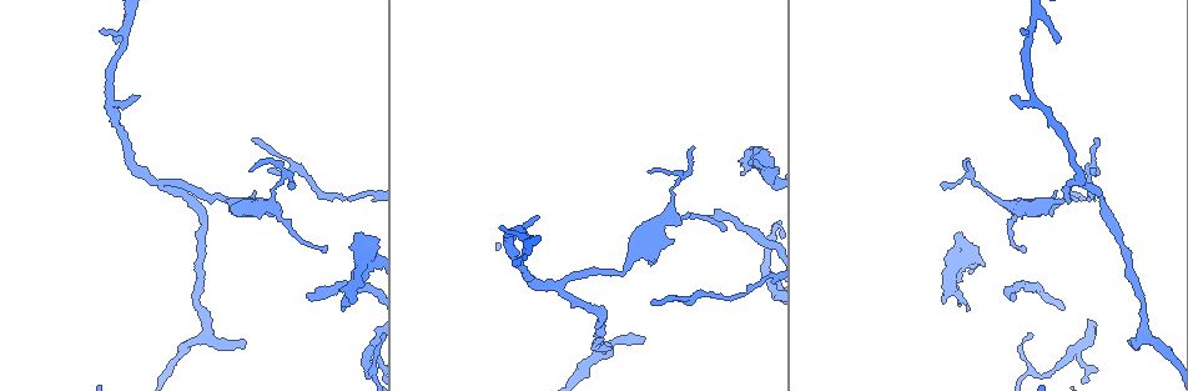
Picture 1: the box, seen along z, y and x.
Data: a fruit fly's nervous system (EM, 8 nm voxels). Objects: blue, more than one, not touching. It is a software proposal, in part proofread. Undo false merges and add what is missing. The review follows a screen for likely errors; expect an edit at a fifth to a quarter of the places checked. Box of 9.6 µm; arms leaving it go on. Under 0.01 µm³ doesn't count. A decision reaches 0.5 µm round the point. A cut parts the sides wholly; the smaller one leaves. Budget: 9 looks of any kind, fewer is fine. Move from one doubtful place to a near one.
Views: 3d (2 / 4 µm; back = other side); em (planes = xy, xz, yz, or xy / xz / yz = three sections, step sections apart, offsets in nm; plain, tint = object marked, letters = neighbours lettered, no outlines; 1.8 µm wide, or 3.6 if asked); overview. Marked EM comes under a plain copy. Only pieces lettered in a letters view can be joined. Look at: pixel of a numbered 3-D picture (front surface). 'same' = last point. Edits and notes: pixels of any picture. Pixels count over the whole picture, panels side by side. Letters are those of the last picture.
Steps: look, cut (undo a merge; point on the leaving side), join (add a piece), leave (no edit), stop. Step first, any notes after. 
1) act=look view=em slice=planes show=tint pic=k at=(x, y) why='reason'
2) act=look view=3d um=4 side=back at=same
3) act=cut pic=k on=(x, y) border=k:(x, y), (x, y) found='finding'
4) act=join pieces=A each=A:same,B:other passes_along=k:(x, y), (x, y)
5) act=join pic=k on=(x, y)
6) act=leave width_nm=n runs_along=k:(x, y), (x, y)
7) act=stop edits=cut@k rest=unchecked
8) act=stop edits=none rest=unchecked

act=look view=em um=3.6 slice=yz step=4 show=tint pic=1 at=(362, 234) why='free end'

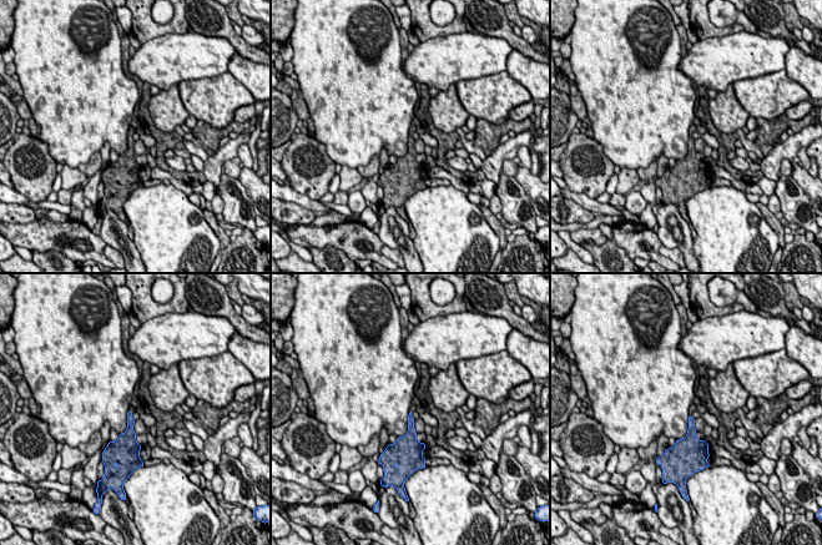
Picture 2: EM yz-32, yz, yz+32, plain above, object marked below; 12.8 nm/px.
act=look view=em um=3.6 slice=xz step=8 show=letters at=same

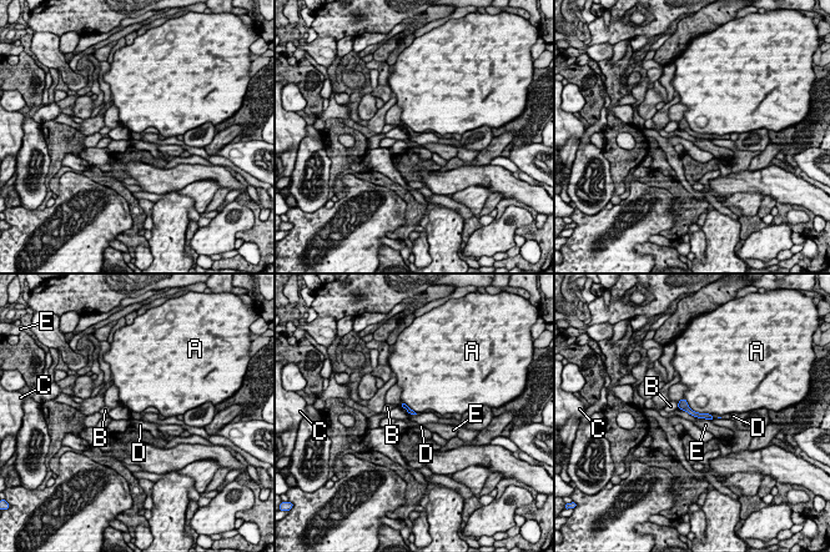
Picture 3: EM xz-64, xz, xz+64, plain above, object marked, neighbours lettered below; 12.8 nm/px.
act=leave each=A:other,B:other,C:other,D:other,E:other runs_along=3:(682, 402), (692, 412), (707, 416) found='none of them fits'

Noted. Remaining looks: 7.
act=look view=3d um=2 side=back pic=1 at=(343, 310) why='free end'

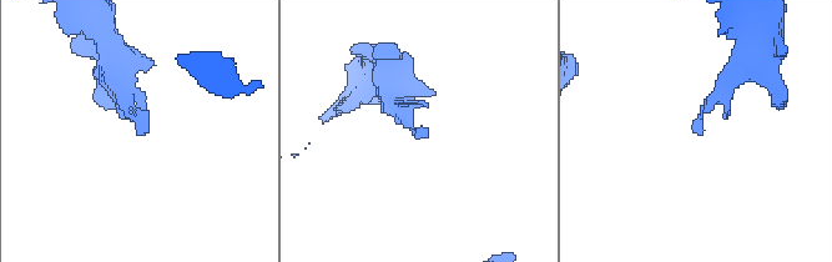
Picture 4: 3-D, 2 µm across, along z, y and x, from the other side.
act=look view=em slice=planes show=tint pic=4 at=(143, 133)

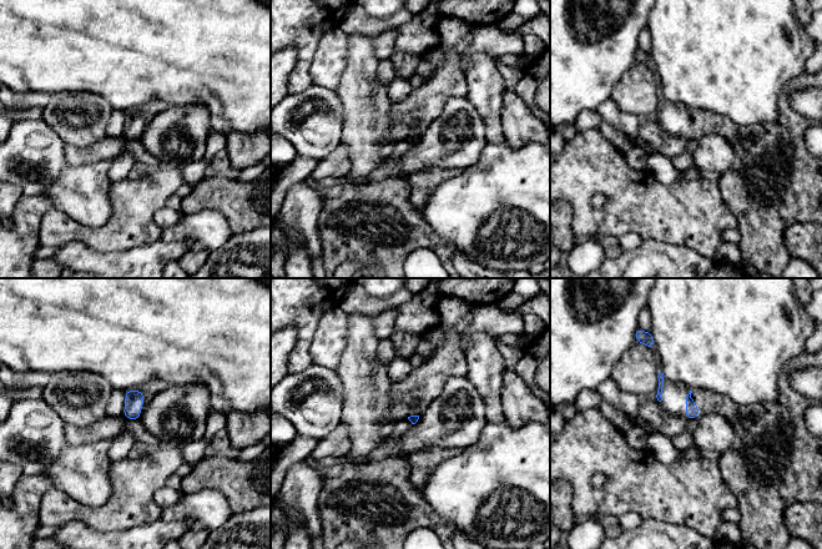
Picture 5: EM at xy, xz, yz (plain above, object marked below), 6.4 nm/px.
act=look view=em slice=planes show=letters at=same

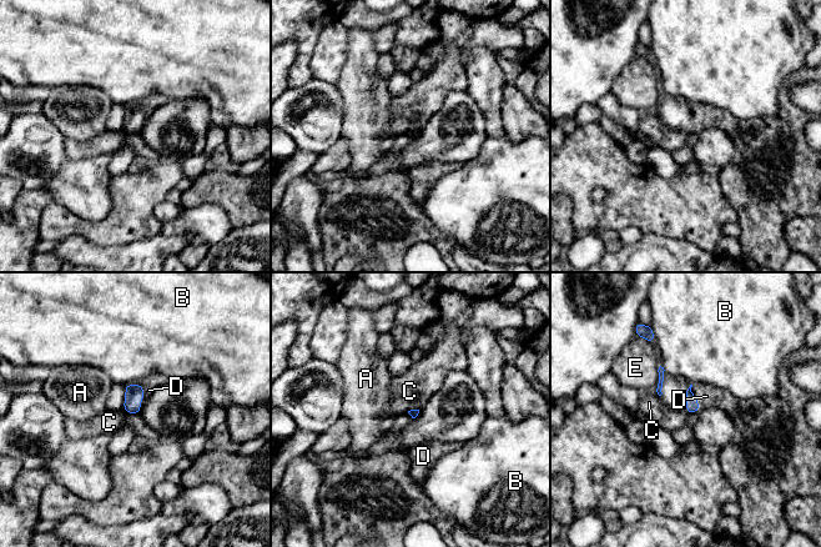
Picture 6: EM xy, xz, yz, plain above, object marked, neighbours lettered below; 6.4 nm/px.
act=join pieces=D each=A:other,B:other,C:other,D:same,E:other passes_along=6:(691, 402), (694, 397), (706, 396) found='it goes on there'

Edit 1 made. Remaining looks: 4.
act=look view=3d um=2 pic=1 at=(675, 182) why='calibre changes'

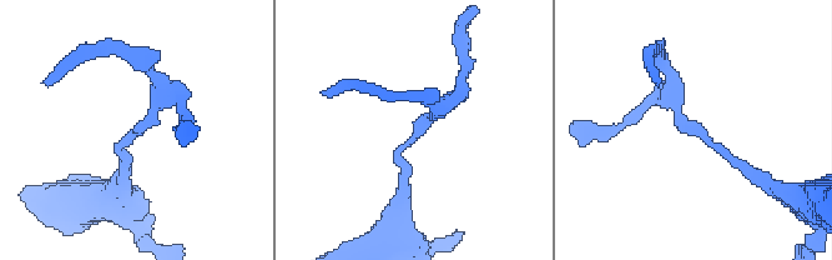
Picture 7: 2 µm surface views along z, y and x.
act=look view=em slice=xy step=4 show=tint pic=7 at=(136, 132) why='need the tissue'

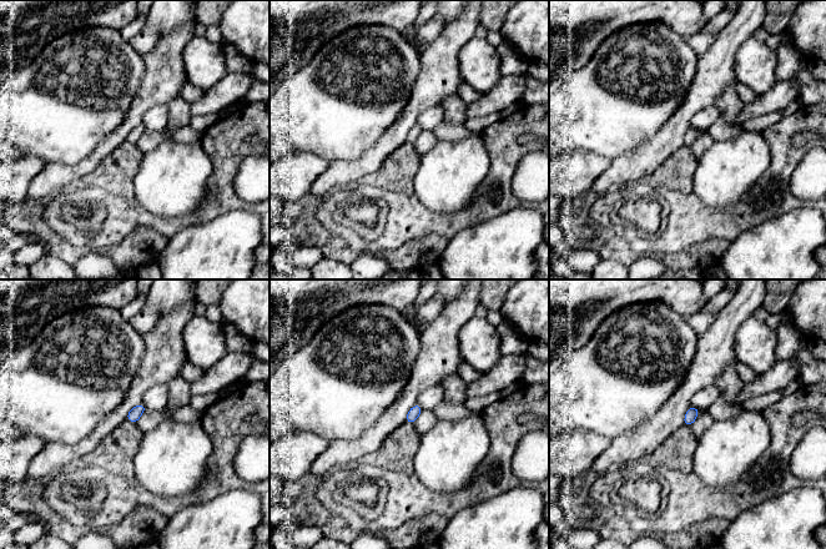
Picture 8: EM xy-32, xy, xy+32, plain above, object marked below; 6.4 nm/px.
act=look view=em slice=planes show=letters at=same why='cut it another way'

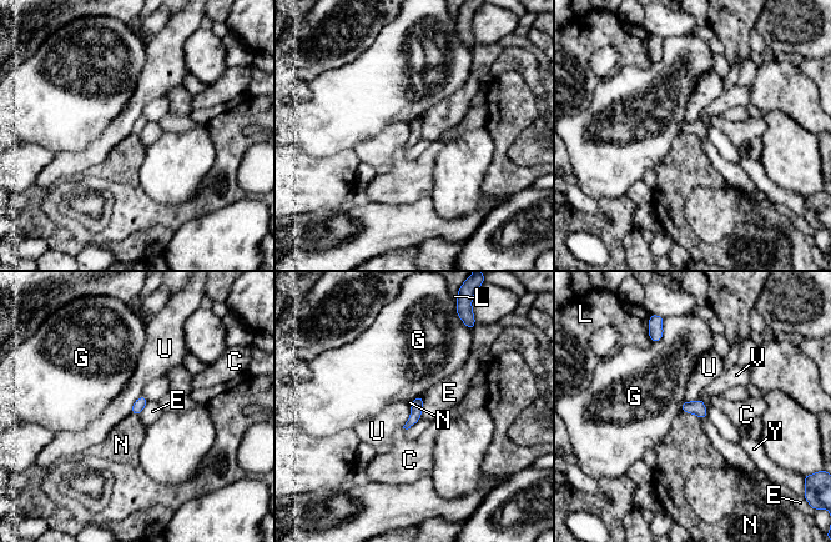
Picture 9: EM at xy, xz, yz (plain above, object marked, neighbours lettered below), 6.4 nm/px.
act=leave width_nm=70 each=C:other,E:other,G:other,L:other,N:other,U:other,V:other,Y:other found='all the same cell'

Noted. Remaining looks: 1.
act=look view=em slice=xy step=16 show=letters pic=1 at=(1097, 140) why='thin end'

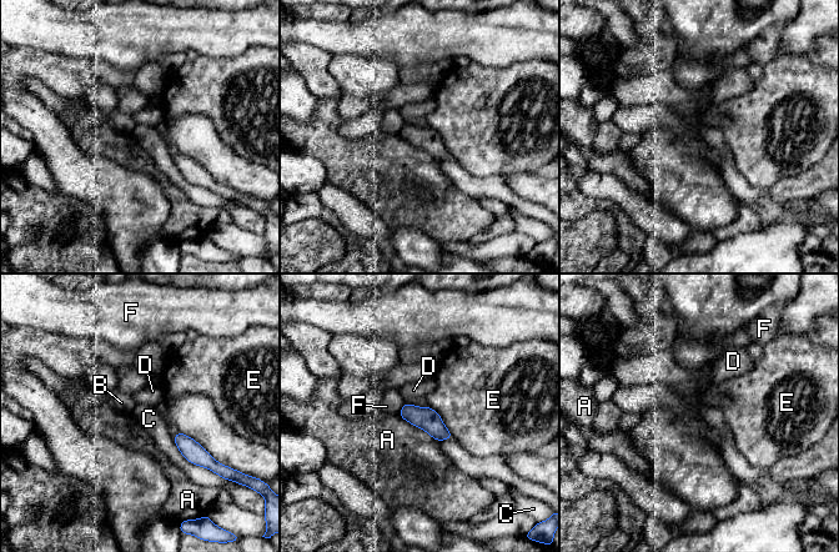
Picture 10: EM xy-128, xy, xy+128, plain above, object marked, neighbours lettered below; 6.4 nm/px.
act=leave longest_contact=C:300nm each=A:other,B:other,C:other,D:other,E:other,F:other border=10:(427, 405), (440, 416), (453, 437) found='none of them fits'

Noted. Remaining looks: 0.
act=stop edits=join@6 rest=unchecked

